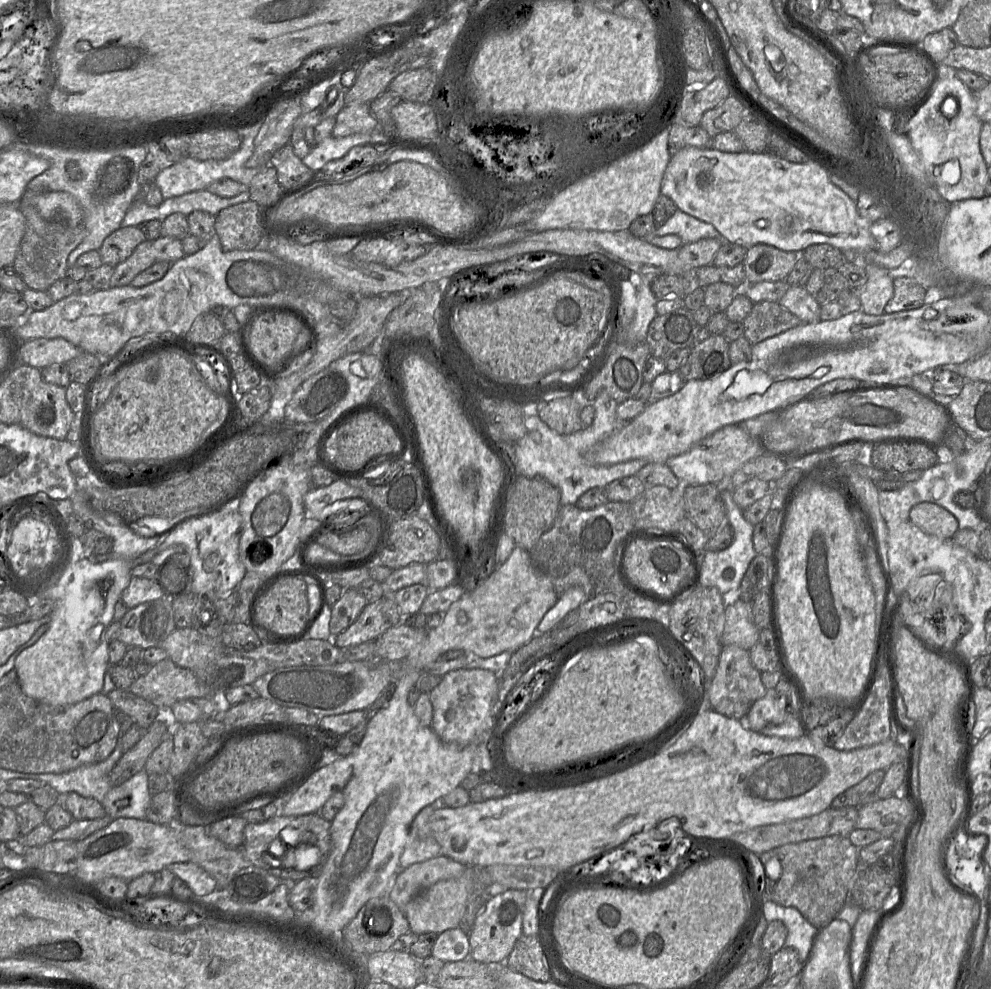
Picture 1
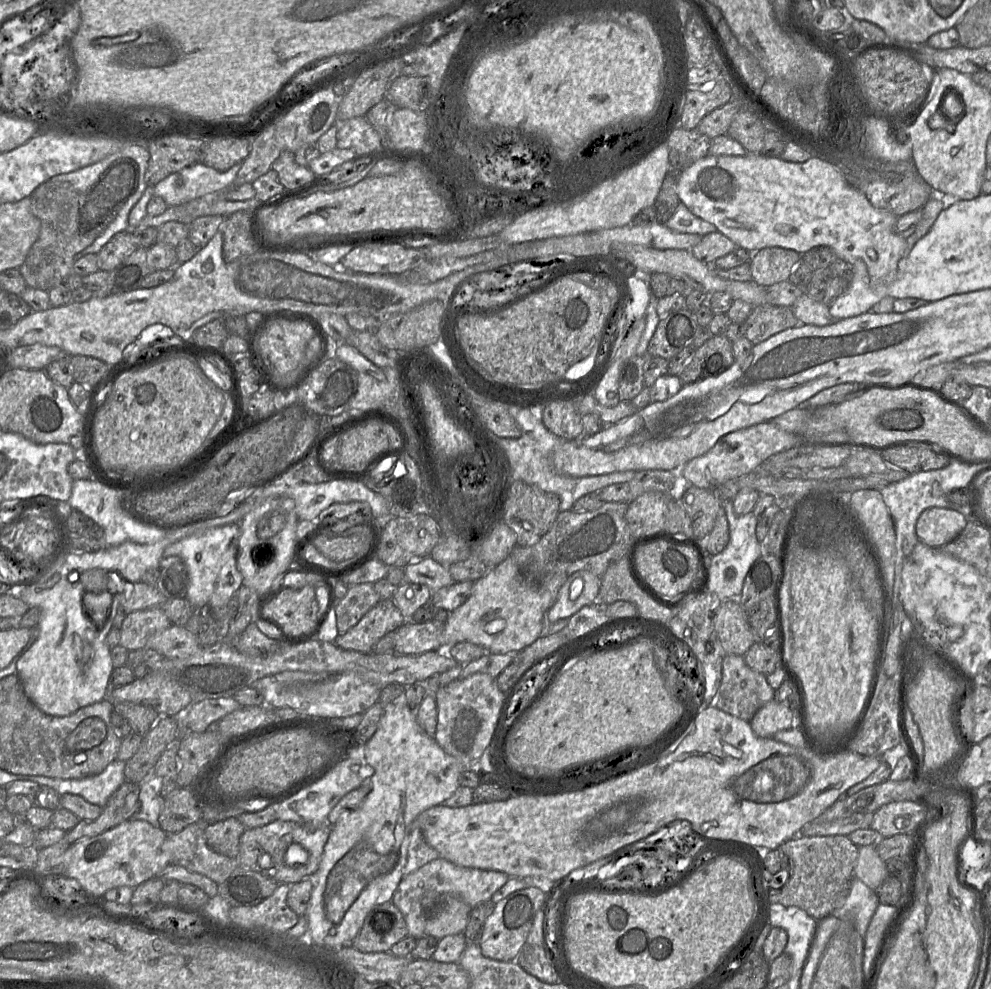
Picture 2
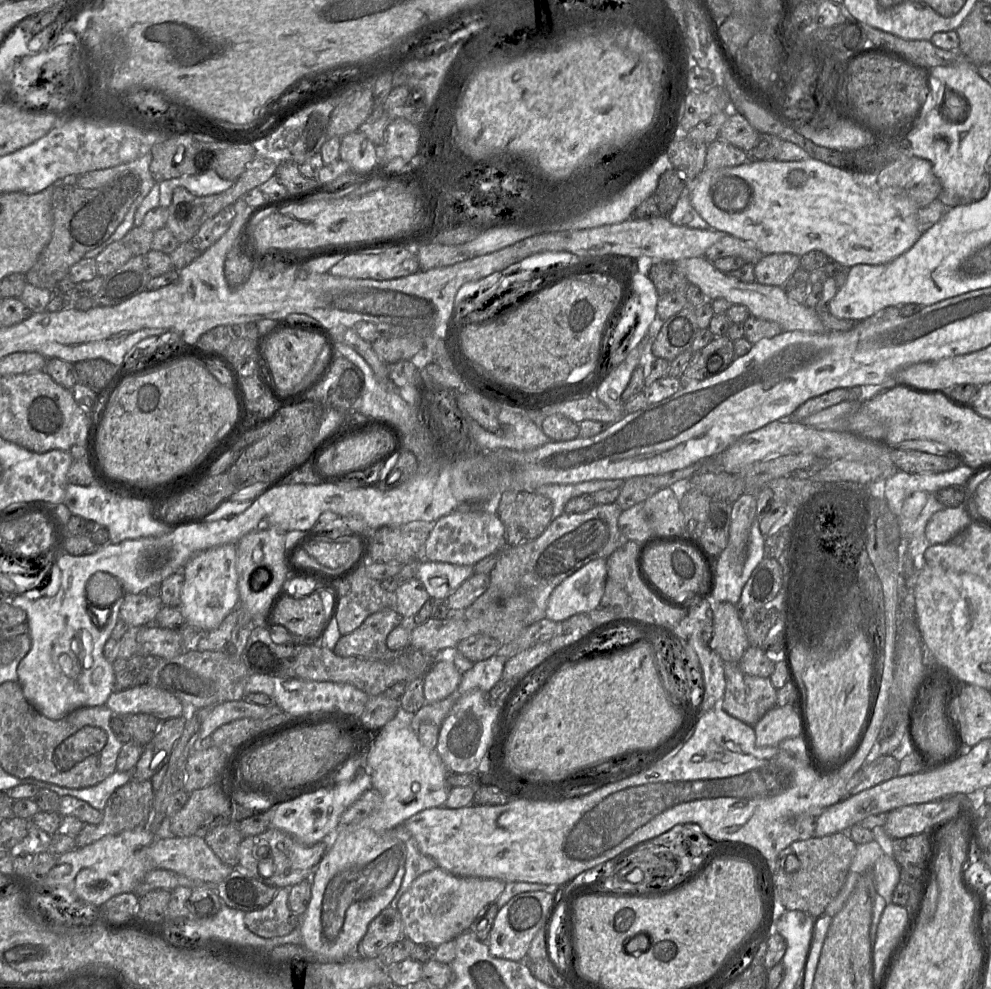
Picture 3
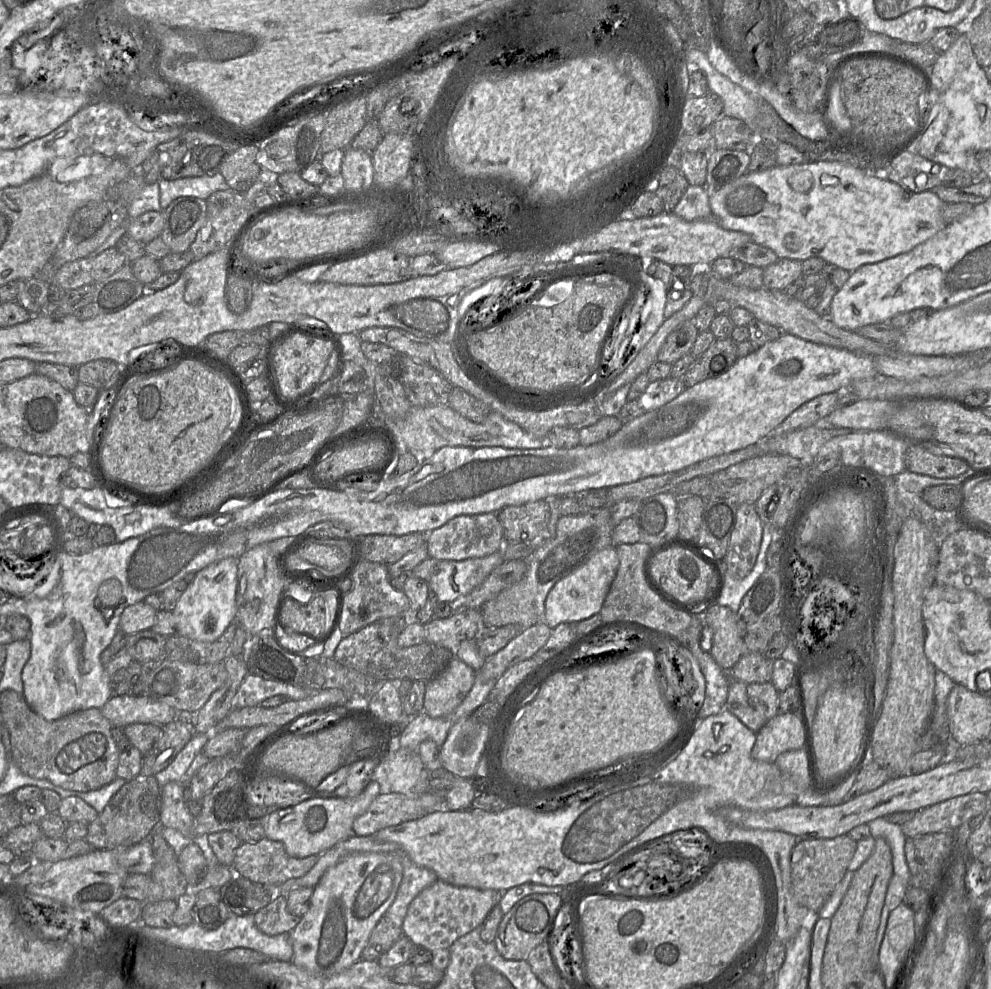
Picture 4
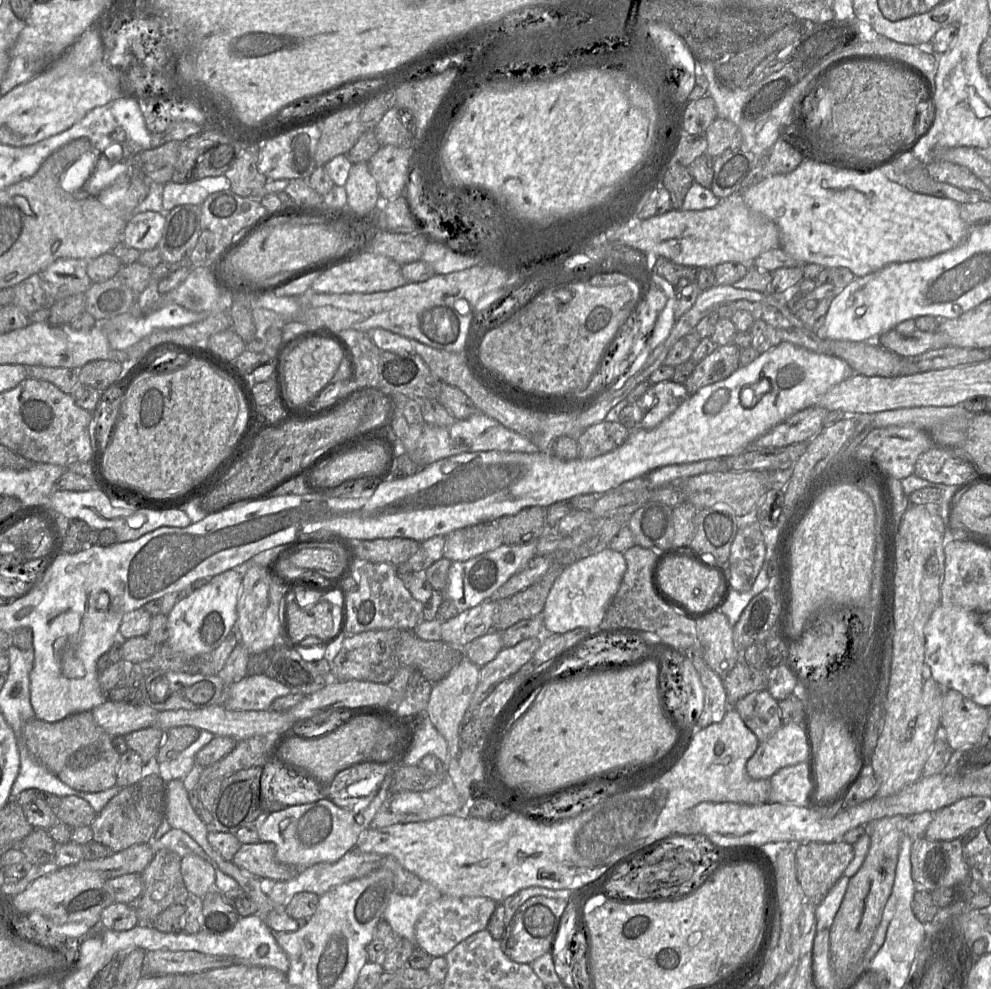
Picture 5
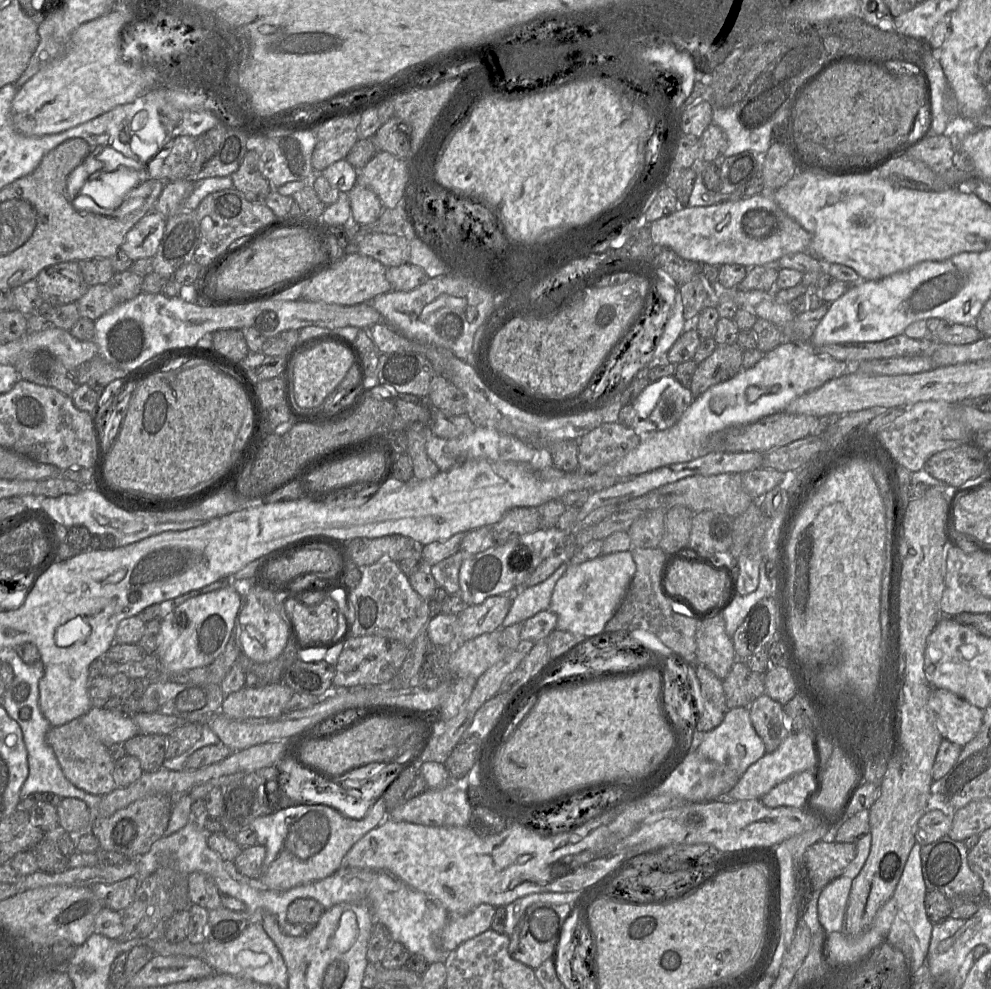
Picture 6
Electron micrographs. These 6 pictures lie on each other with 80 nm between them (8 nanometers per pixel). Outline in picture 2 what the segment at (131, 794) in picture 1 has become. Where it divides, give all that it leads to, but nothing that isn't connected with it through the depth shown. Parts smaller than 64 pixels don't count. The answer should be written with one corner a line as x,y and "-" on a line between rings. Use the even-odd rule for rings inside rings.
154,773
138,783
141,806
131,819
144,820
155,827
159,827
159,815
164,803
164,798
160,793
161,783
162,777

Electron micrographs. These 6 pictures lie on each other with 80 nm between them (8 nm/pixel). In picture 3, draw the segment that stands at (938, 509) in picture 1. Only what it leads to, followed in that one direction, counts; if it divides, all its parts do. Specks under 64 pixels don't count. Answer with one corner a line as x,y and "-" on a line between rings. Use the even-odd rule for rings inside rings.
961,506
944,508
934,513
929,519
925,528
925,536
931,545
944,544
968,525
970,522

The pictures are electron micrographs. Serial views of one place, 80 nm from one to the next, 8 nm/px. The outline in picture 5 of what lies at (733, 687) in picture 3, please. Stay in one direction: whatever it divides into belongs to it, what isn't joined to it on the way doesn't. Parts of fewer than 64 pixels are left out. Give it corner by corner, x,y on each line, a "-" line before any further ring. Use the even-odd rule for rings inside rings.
754,691
735,703
734,707
759,742
767,741
782,726
779,702
768,691

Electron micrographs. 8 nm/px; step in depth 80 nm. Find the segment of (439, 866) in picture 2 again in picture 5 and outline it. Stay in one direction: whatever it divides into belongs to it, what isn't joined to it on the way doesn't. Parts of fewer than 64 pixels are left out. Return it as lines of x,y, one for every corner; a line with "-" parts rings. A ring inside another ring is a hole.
442,895
421,915
415,926
415,947
434,957
445,956
457,944
474,933
487,929
489,920
499,904
488,897
453,897

